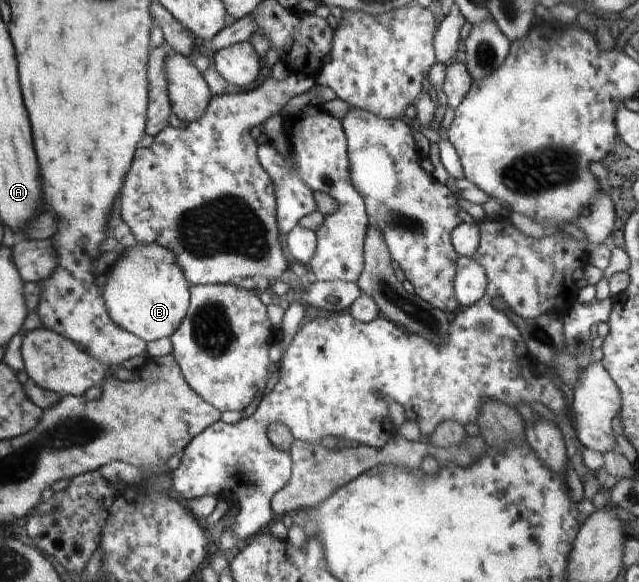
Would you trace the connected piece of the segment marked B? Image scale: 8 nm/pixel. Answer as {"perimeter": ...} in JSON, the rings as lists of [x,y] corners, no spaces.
{"perimeter":[[[139,244],[127,249],[104,275],[105,281],[100,287],[107,305],[107,313],[117,325],[122,326],[129,333],[143,338],[143,341],[155,341],[161,337],[169,337],[183,321],[190,304],[190,291],[187,278],[177,263],[175,254],[159,244]]]}

